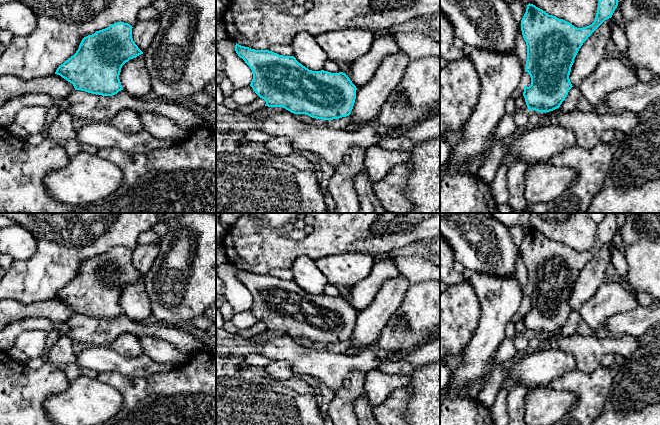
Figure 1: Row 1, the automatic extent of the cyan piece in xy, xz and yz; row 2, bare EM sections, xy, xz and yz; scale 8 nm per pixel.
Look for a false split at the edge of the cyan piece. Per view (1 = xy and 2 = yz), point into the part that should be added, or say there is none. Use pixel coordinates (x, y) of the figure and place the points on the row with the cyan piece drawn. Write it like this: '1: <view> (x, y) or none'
1: none
2: none

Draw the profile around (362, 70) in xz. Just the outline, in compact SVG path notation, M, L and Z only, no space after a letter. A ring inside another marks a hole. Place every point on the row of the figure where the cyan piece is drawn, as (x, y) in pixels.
M391 31L380 35L373 41L370 49L350 65L349 79L356 88L367 84L376 73L382 61L399 51L400 48L395 37L396 33Z

